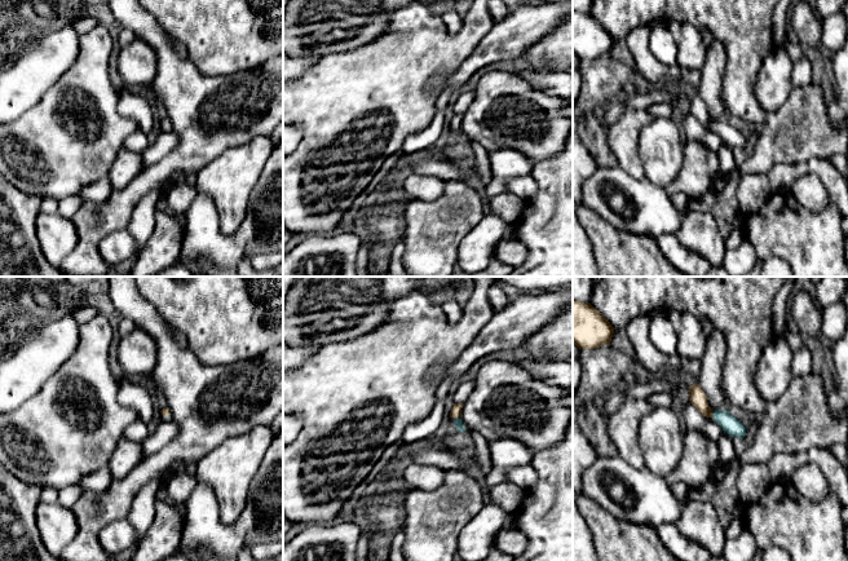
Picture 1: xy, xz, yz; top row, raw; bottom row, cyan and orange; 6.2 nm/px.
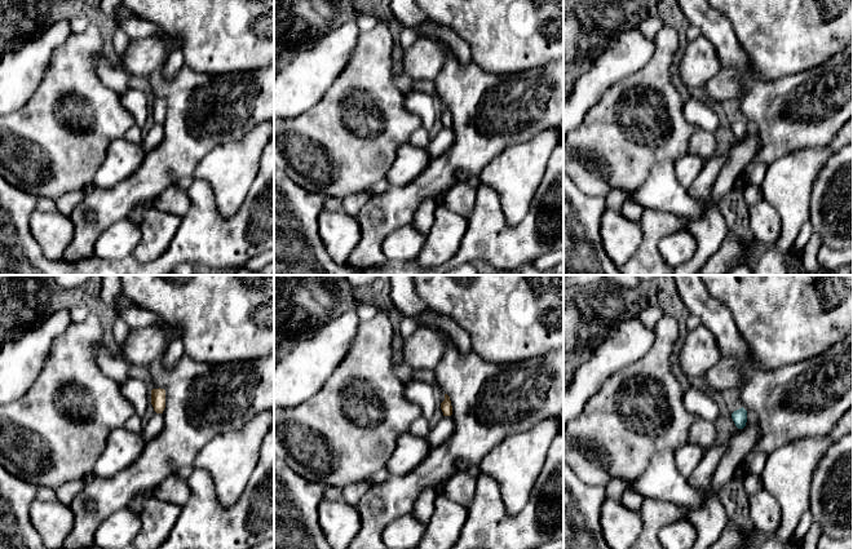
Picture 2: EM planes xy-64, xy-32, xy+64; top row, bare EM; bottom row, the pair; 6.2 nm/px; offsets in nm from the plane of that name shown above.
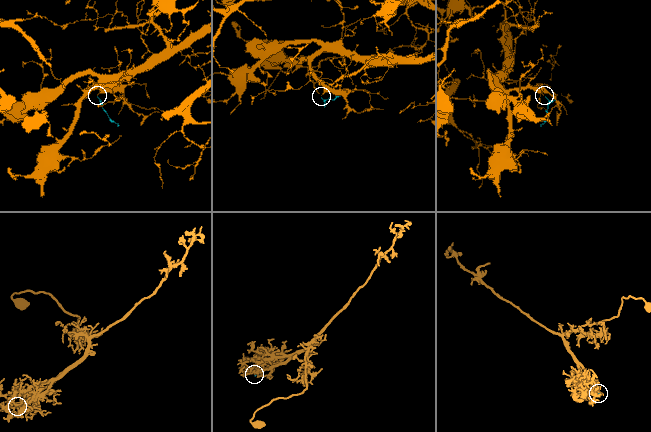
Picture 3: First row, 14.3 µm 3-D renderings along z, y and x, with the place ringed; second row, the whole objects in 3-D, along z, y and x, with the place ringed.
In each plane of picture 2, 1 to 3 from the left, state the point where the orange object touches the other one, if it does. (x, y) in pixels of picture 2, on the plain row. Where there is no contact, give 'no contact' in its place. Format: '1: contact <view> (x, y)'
1: no contact
2: no contact
3: no contact

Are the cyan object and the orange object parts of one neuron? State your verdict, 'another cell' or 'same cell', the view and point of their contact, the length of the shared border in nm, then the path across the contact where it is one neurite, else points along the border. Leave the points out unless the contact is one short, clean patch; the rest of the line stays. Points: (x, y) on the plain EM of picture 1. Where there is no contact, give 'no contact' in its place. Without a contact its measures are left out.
same cell | yz (712, 124) | 40 nm | across yz (731, 136), (721, 127), (712, 124), (698, 110)

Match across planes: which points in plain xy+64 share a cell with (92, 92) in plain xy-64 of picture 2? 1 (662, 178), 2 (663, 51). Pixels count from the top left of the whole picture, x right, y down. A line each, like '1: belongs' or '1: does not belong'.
1: does not belong
2: belongs

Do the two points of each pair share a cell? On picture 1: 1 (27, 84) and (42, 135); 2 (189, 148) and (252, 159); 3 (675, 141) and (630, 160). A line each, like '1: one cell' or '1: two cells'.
1: two cells
2: two cells
3: two cells

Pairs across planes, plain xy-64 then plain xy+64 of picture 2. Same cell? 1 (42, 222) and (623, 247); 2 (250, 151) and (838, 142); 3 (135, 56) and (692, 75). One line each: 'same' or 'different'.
1: same
2: different
3: same

